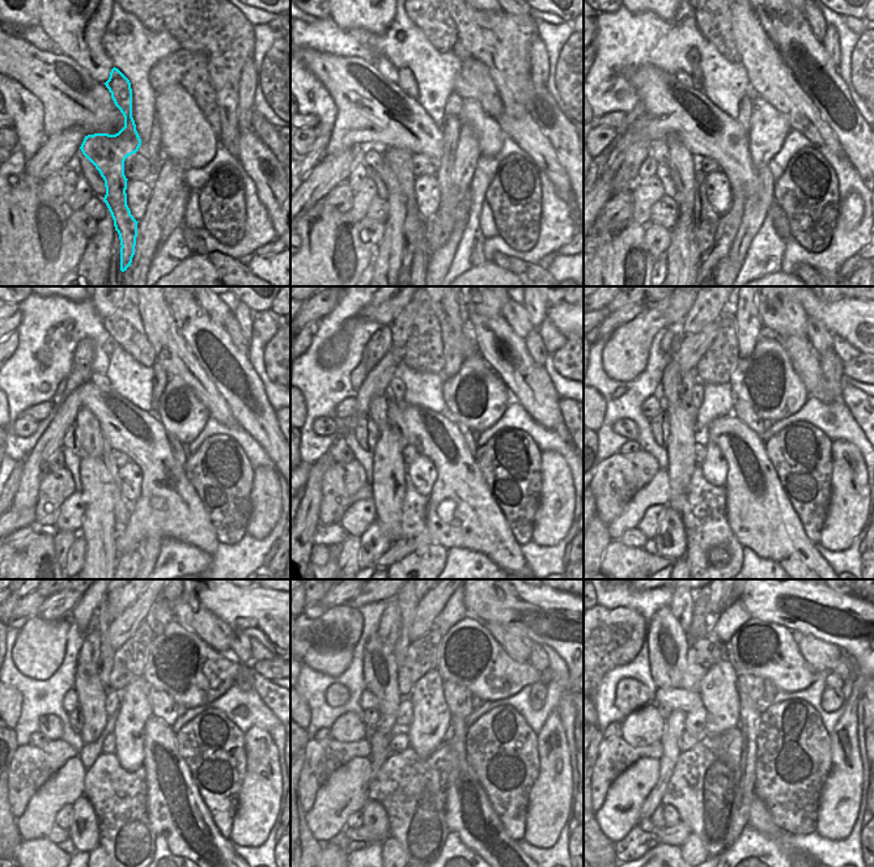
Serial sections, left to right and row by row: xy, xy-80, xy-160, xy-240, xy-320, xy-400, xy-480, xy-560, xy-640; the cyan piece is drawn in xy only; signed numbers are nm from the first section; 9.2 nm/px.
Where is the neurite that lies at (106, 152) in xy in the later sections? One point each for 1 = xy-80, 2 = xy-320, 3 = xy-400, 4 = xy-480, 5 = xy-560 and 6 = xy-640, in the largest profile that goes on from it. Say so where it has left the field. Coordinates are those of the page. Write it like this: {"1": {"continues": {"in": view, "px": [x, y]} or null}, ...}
{"1": {"continues": {"in": "xy-80", "px": [399, 160]}}, "2": {"continues": {"in": "xy-320", "px": [401, 327]}}, "3": {"continues": {"in": "xy-400", "px": [701, 313]}}, "4": {"continues": {"in": "xy-480", "px": [114, 606]}}, "5": {"continues": null}, "6": {"continues": null}}

